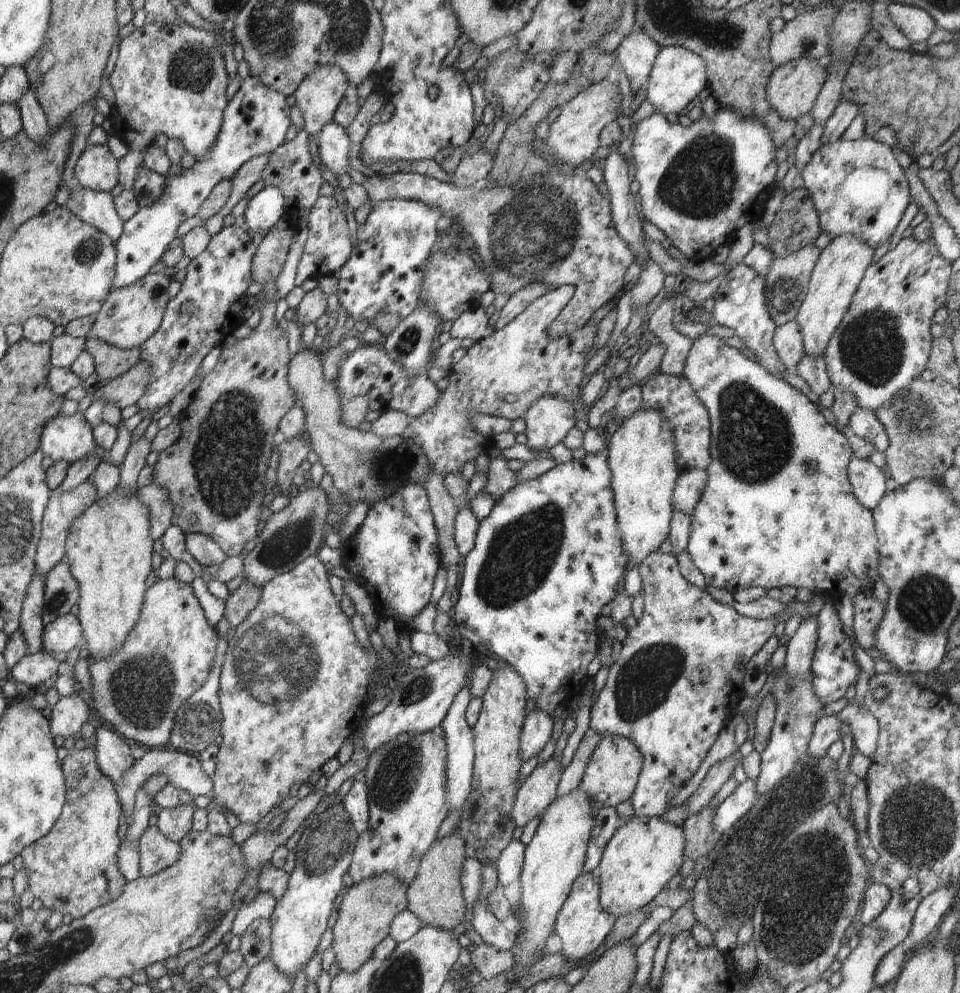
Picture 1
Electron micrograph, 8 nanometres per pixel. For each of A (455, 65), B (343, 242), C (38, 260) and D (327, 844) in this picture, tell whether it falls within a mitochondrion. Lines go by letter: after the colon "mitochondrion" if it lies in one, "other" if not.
A: other
B: other
C: other
D: mitochondrion

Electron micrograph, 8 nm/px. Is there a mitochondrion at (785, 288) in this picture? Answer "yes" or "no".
yes

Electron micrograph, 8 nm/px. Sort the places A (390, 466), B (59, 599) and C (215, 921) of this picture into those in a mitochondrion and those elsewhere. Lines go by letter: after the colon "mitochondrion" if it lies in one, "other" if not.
A: mitochondrion
B: mitochondrion
C: other

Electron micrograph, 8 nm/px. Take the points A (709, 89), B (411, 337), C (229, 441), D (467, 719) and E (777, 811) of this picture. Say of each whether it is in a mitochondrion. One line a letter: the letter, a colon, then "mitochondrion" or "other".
A: other
B: mitochondrion
C: mitochondrion
D: other
E: other

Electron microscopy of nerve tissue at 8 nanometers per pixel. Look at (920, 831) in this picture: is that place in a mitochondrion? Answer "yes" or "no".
yes

